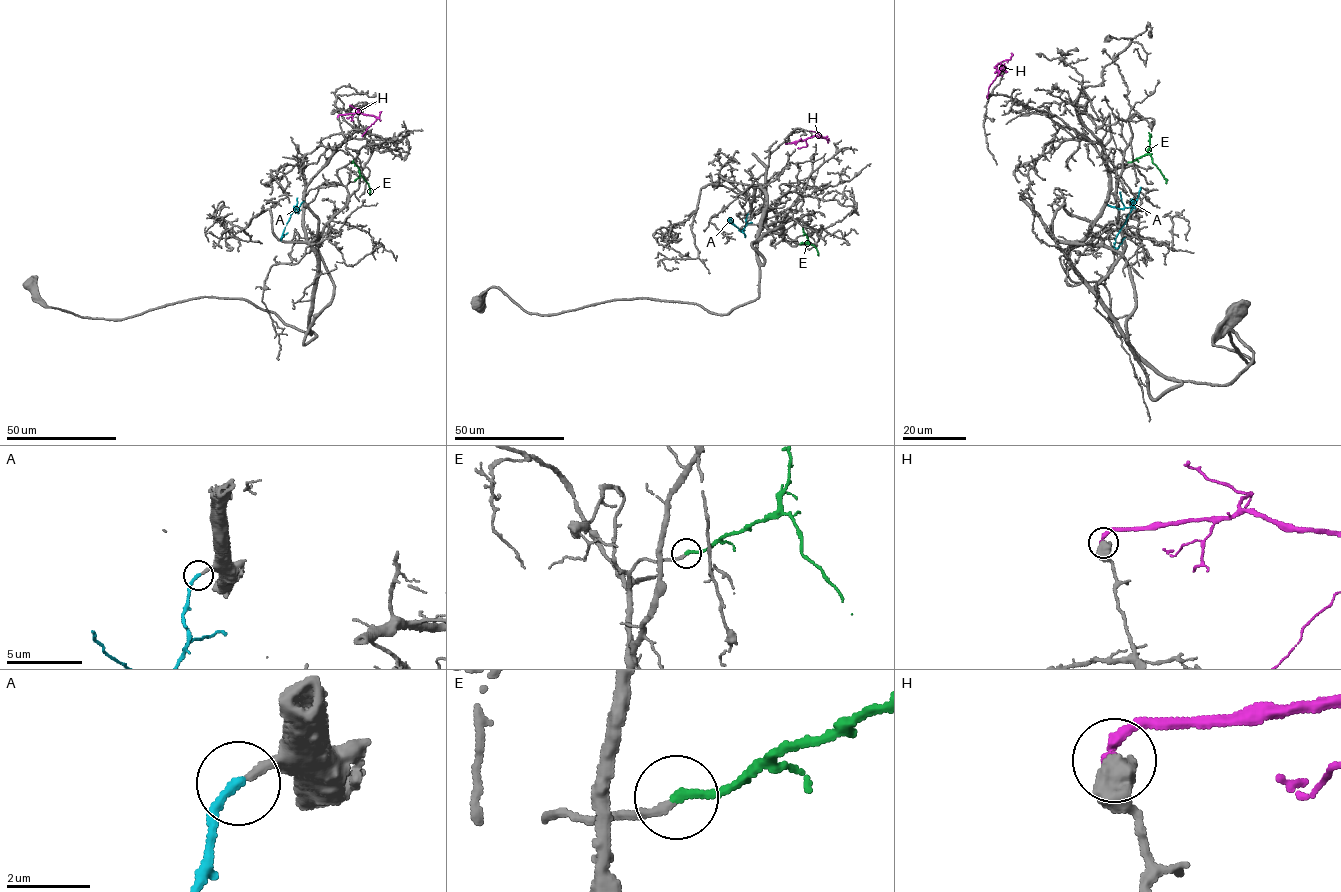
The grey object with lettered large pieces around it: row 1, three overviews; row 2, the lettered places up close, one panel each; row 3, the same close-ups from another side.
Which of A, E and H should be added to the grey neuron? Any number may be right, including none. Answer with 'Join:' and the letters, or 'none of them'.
Join: A

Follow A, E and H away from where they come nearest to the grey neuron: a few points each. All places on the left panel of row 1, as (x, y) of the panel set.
A: (299, 210), (291, 215), (280, 240), (287, 232)
E: (355, 181), (361, 175), (368, 183), (369, 195)
H: (338, 117), (359, 112), (373, 116), (376, 120), (362, 136)

